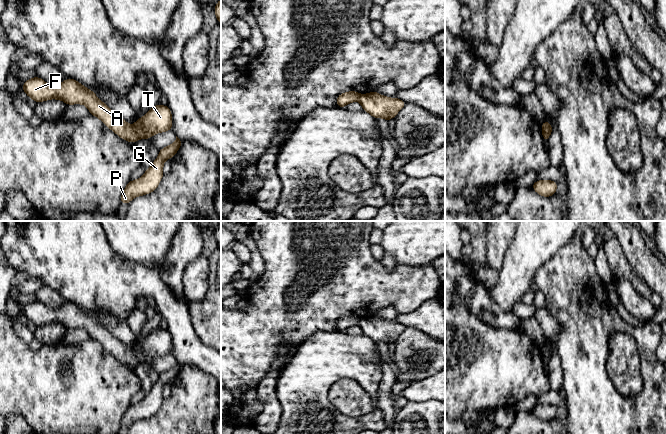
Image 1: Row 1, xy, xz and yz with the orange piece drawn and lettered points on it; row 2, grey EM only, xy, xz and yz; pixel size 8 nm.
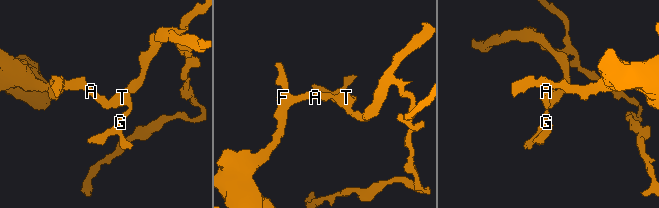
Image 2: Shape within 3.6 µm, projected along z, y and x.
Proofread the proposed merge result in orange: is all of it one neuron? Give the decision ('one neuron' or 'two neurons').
two neurons

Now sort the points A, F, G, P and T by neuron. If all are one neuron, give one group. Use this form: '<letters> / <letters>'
A F / G P T

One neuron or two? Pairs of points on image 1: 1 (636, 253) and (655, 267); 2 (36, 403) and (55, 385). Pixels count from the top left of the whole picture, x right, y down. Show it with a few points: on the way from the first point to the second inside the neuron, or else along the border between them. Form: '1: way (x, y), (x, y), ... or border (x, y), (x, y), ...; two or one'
1: way (641, 258), (650, 267); one
2: way (41, 398), (50, 389); one

